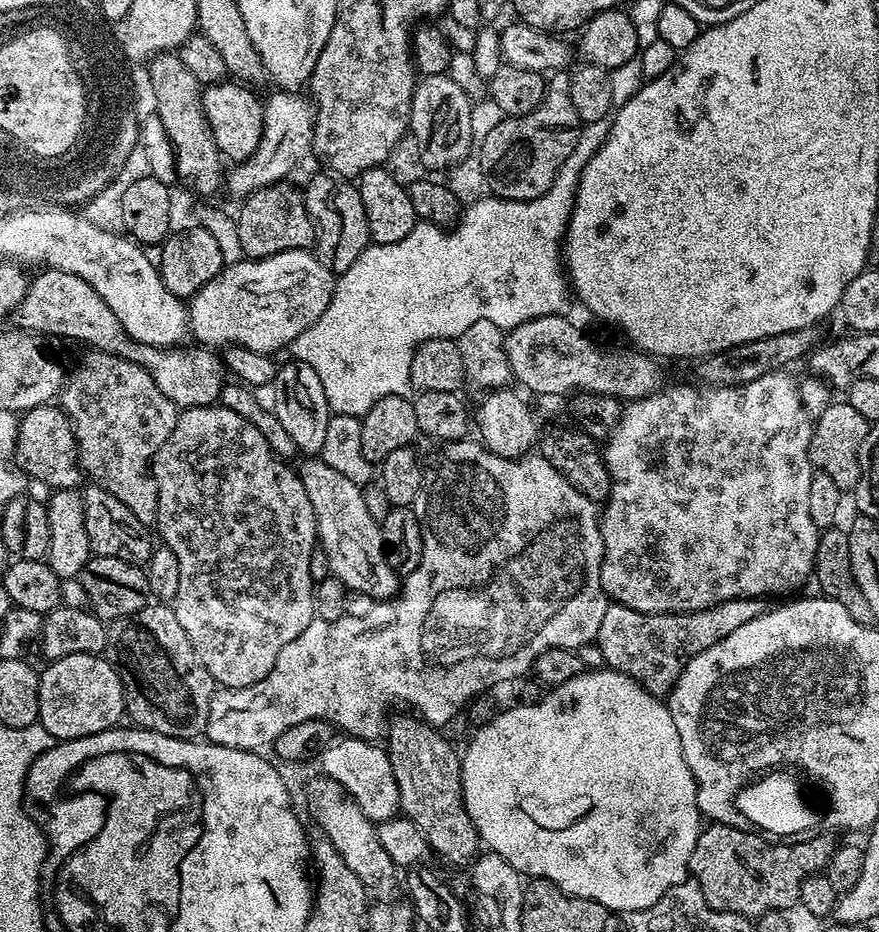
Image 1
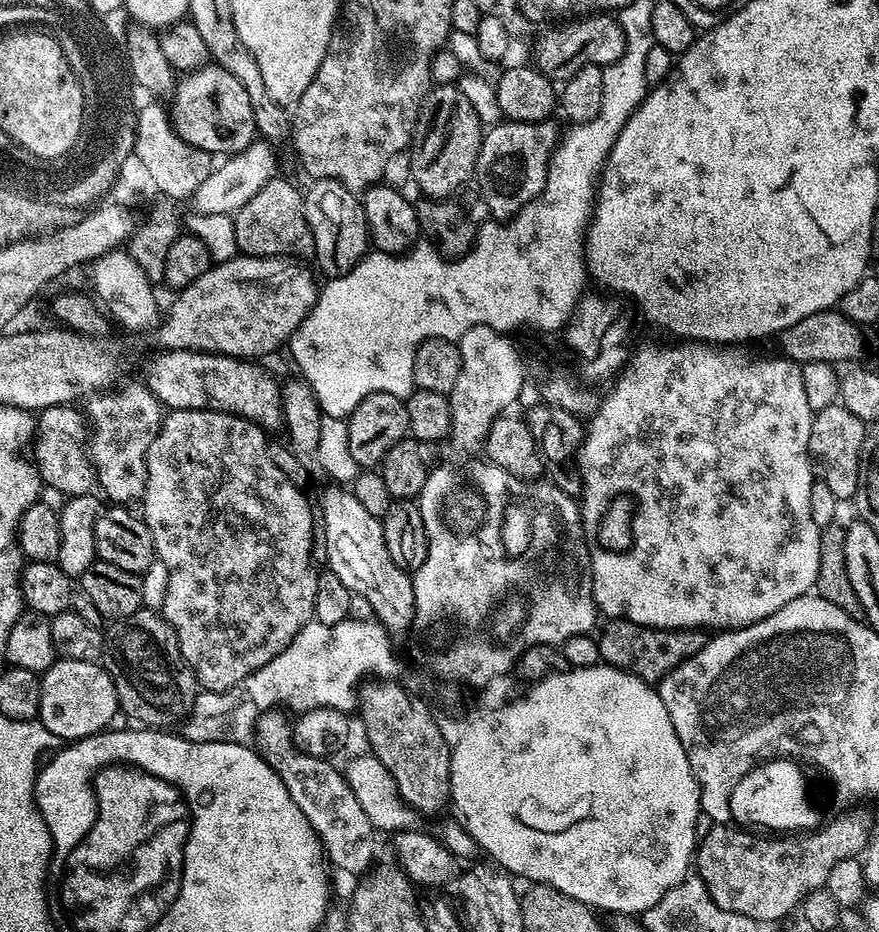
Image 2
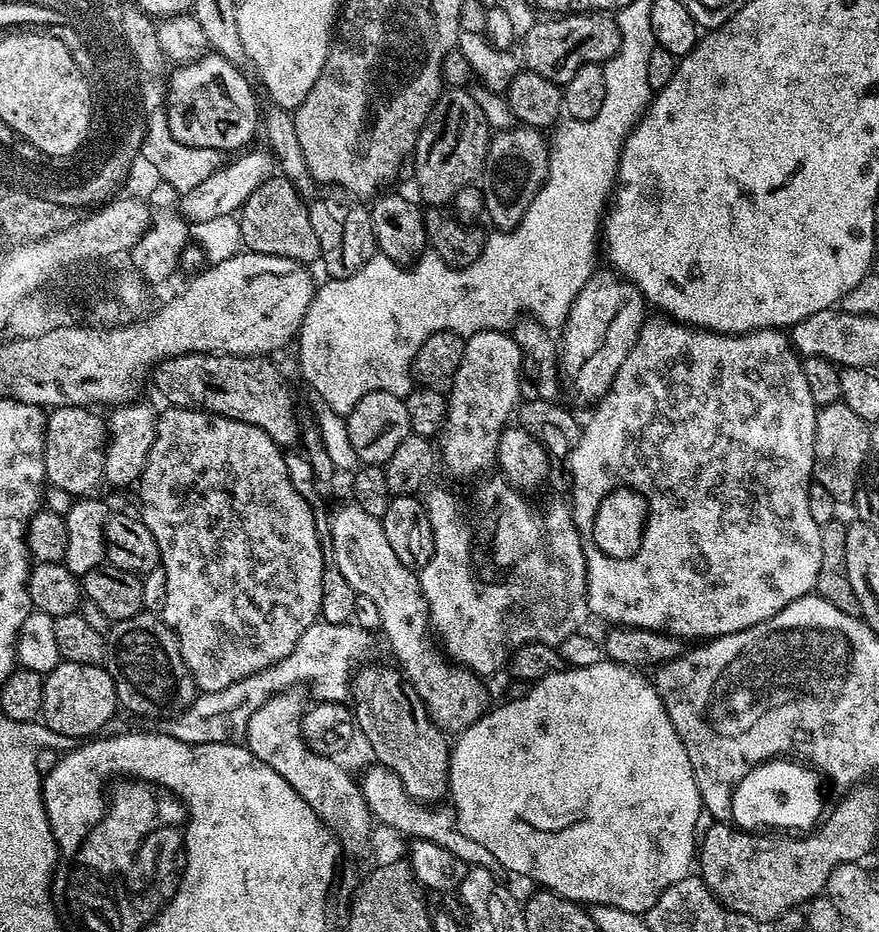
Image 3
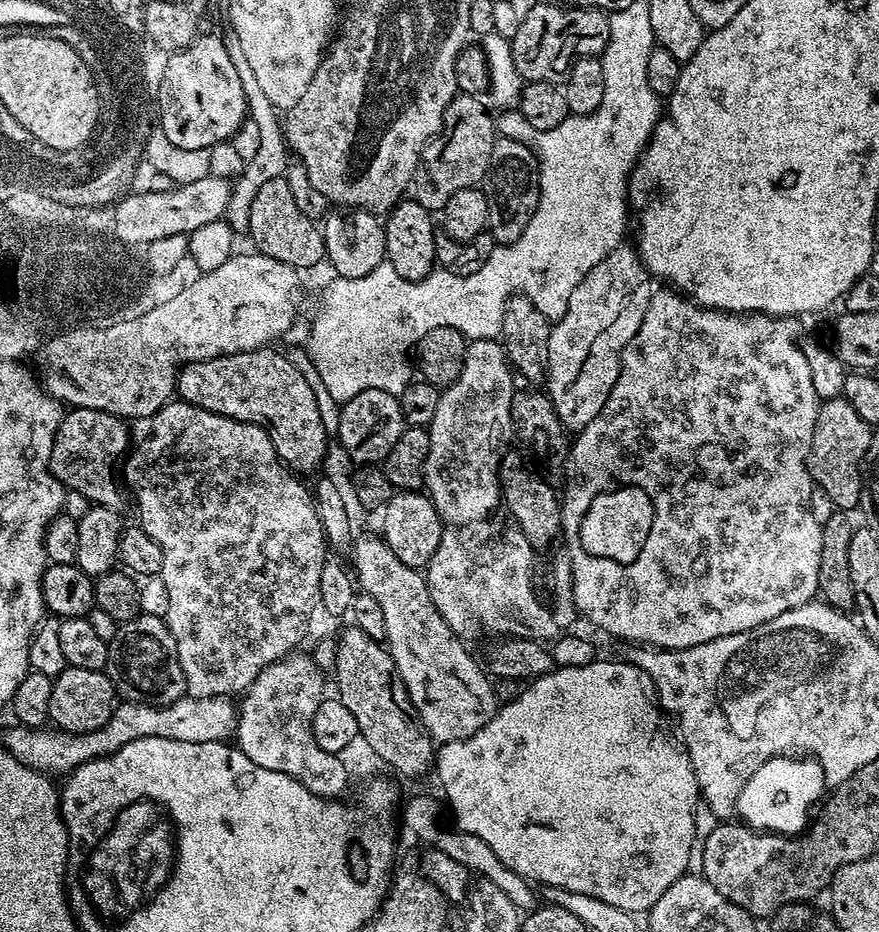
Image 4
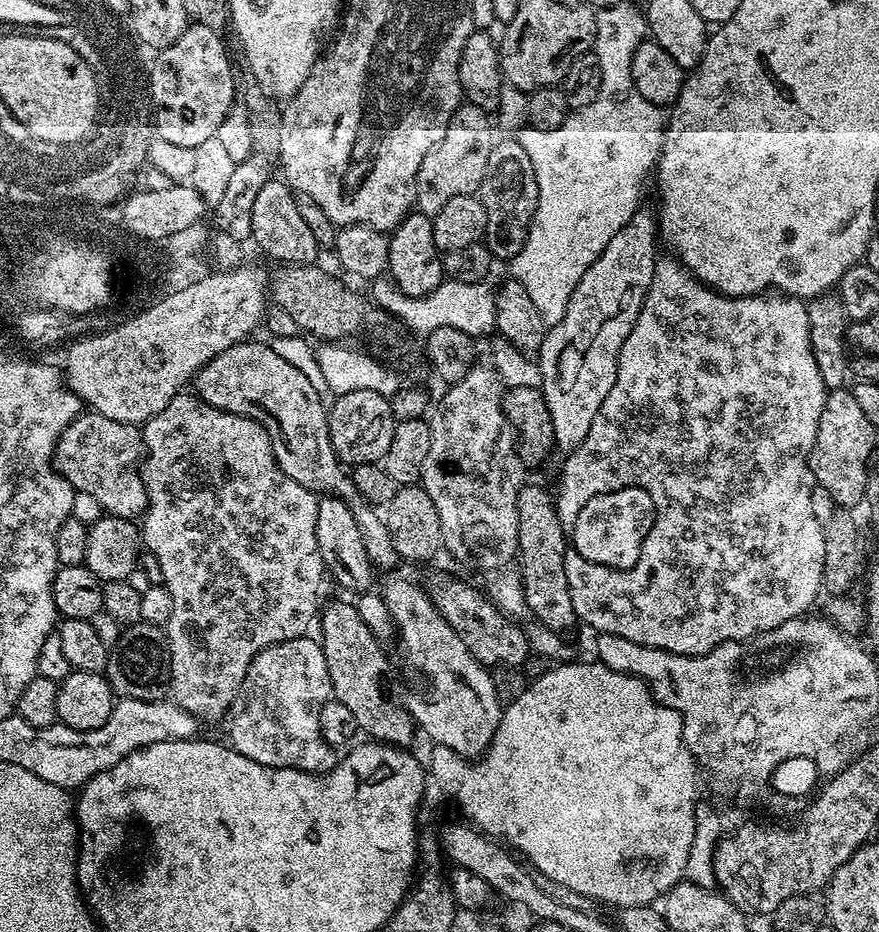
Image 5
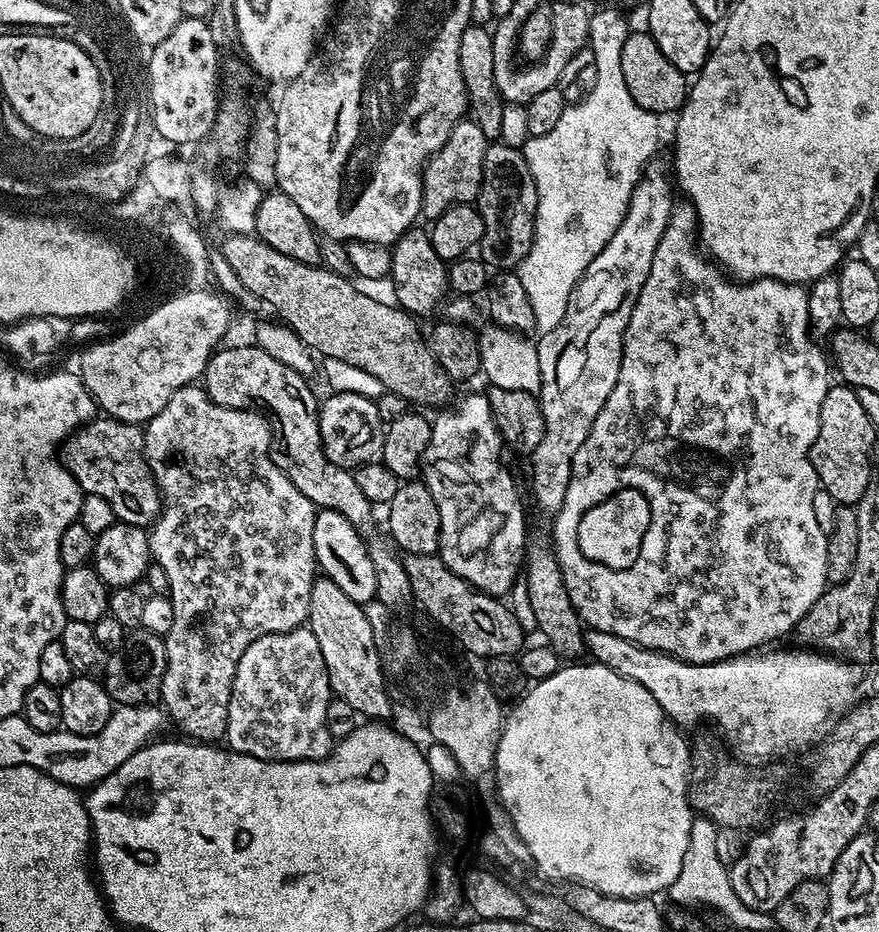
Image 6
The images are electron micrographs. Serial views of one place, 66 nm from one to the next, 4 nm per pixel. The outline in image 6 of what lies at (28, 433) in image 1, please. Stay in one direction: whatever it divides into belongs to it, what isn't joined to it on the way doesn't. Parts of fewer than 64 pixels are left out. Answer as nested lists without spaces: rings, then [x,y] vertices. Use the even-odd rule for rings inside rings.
[[[97,418],[67,437],[63,463],[85,494],[106,498],[121,524],[148,528],[160,517],[160,488],[144,458],[144,428],[111,418]]]

